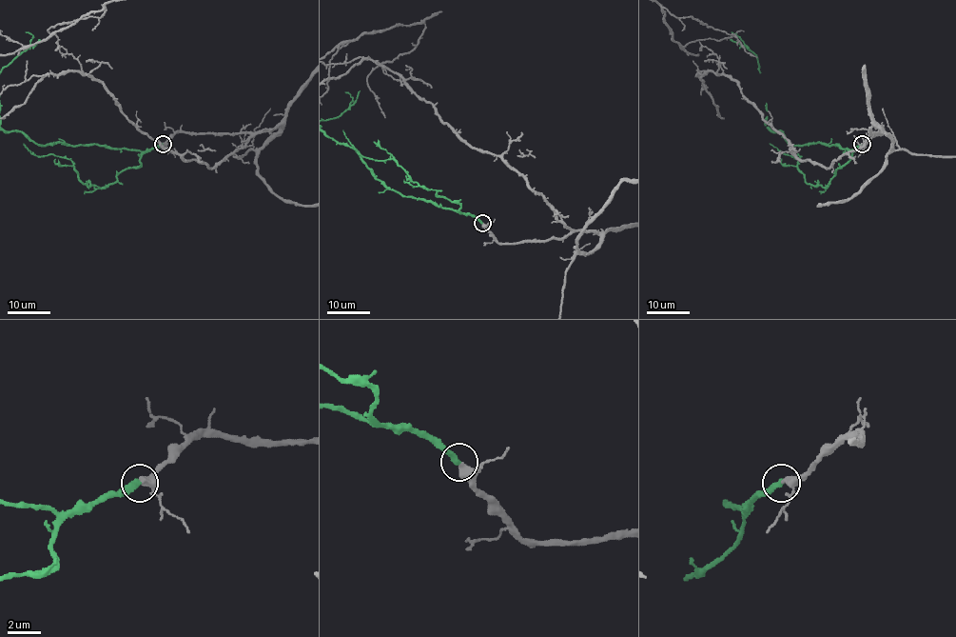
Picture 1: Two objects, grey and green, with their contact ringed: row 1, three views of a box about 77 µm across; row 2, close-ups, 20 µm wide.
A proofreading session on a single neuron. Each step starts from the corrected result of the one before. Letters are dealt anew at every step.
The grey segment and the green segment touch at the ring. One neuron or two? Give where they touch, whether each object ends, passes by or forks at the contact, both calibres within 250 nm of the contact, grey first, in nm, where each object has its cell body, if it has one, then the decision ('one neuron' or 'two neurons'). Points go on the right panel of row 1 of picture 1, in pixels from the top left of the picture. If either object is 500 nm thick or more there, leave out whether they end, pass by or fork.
(862, 144) | grey passes by | green ends | 300/360 nm | grey none | green none | one neuron

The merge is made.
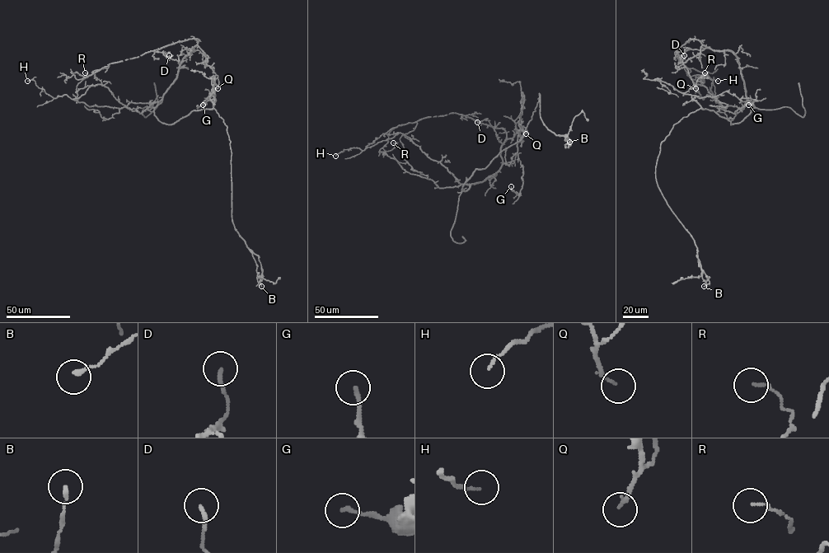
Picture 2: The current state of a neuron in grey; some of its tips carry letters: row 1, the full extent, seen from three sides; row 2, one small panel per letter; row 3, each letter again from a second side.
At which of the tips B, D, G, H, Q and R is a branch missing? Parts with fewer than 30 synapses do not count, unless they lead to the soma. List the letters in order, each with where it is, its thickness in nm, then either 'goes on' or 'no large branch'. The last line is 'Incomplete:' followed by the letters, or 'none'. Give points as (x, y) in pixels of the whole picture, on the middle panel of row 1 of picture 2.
B: at (569, 142); 160 nm thick; no large branch
D: at (477, 122); 170 nm thick; no large branch
G: at (511, 186); 160 nm thick; no large branch
H: at (335, 156); 80 nm thick; no large branch
Q: at (526, 133); 130 nm thick; no large branch
R: at (393, 142); 100 nm thick; no large branch
Incomplete: none

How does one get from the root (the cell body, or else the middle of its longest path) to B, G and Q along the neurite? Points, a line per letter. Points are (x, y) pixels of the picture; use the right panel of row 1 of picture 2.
B: (711, 110), (700, 109), (673, 125), (661, 142), (655, 169), (667, 203), (694, 241), (709, 282), (704, 286)
G: (711, 110), (703, 109), (691, 96), (714, 96), (728, 91), (739, 99), (756, 100), (748, 105)
Q: (711, 110), (731, 124), (750, 113), (737, 58), (703, 45), (683, 63), (695, 88)

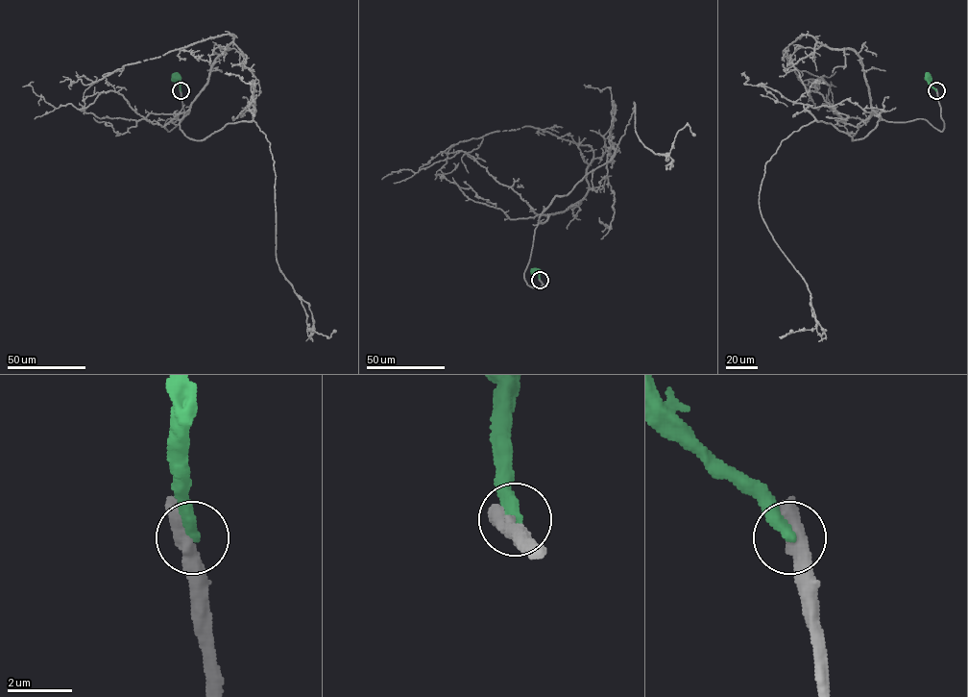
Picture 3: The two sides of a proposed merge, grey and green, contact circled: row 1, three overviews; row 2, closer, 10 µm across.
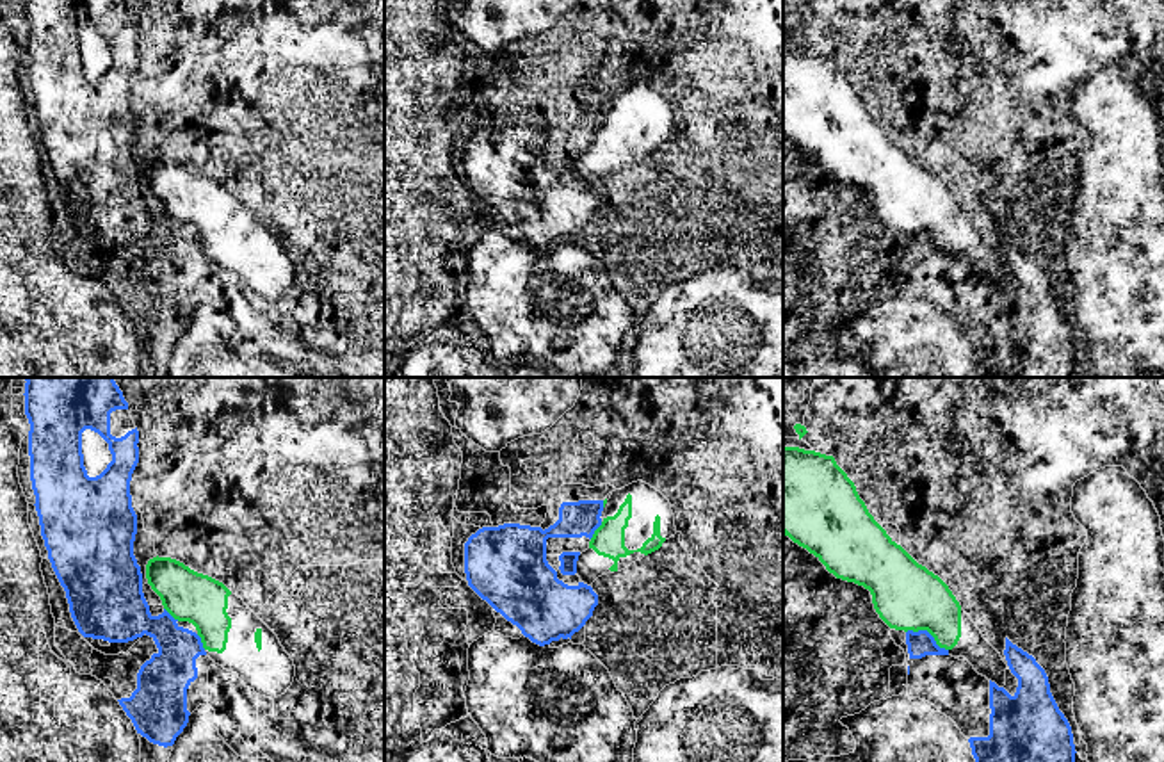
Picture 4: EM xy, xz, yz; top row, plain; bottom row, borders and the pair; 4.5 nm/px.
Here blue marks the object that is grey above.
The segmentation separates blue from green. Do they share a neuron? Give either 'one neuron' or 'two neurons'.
two neurons

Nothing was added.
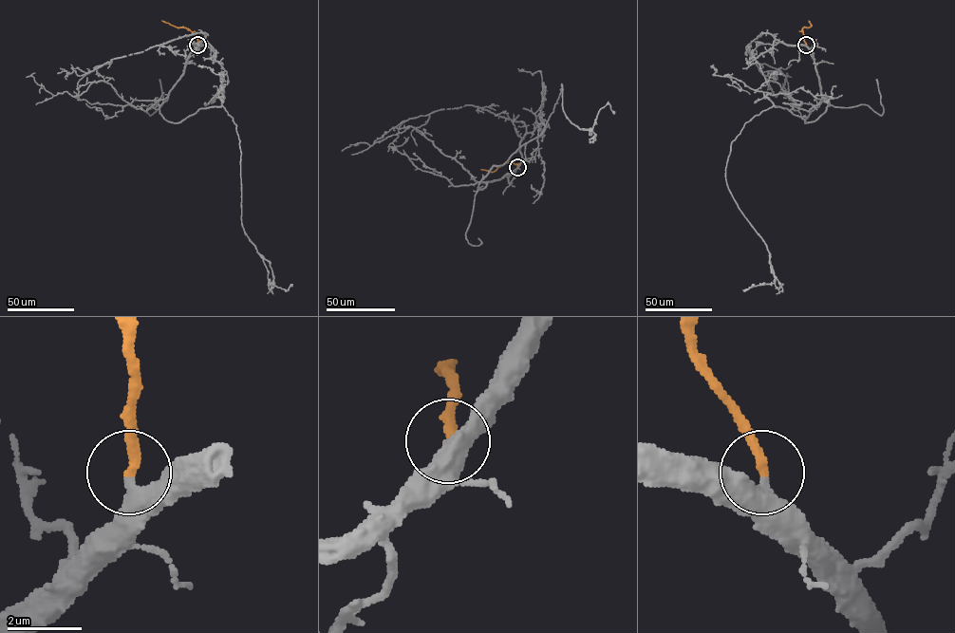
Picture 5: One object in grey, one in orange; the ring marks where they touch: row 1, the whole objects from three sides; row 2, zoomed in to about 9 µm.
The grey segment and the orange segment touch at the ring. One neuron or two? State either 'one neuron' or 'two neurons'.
one neuron

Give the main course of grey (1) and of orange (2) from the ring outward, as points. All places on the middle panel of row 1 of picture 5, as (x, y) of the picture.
1: (517, 166), (478, 187), (543, 132), (561, 83), (566, 116), (589, 135), (601, 108), (609, 103), (614, 113)
2: (517, 166), (508, 162), (492, 172), (480, 169)

